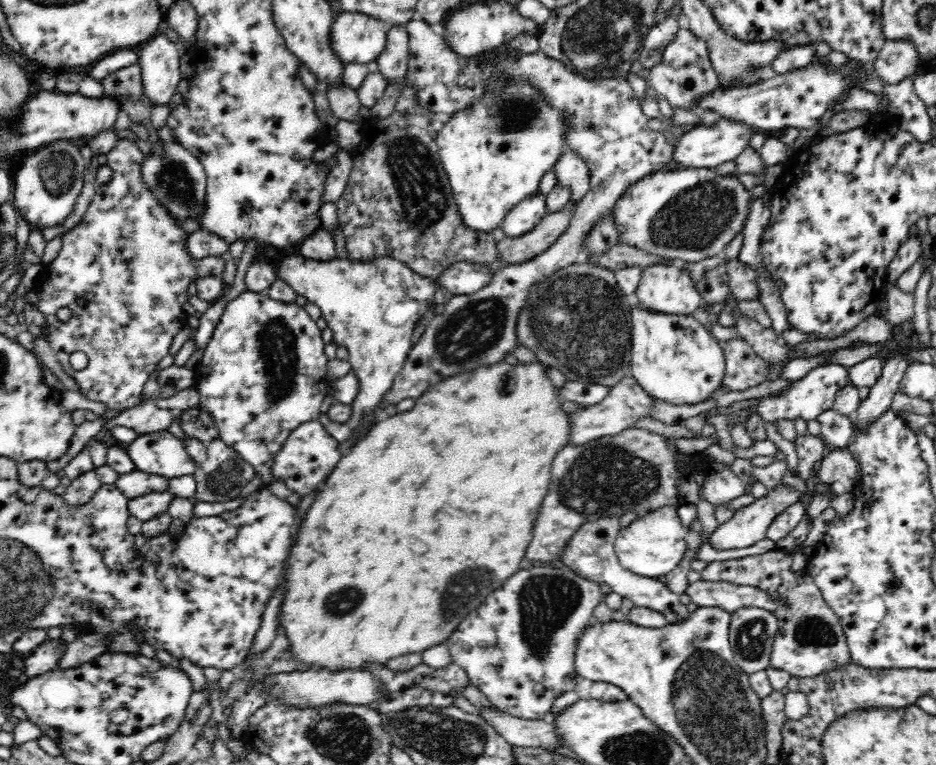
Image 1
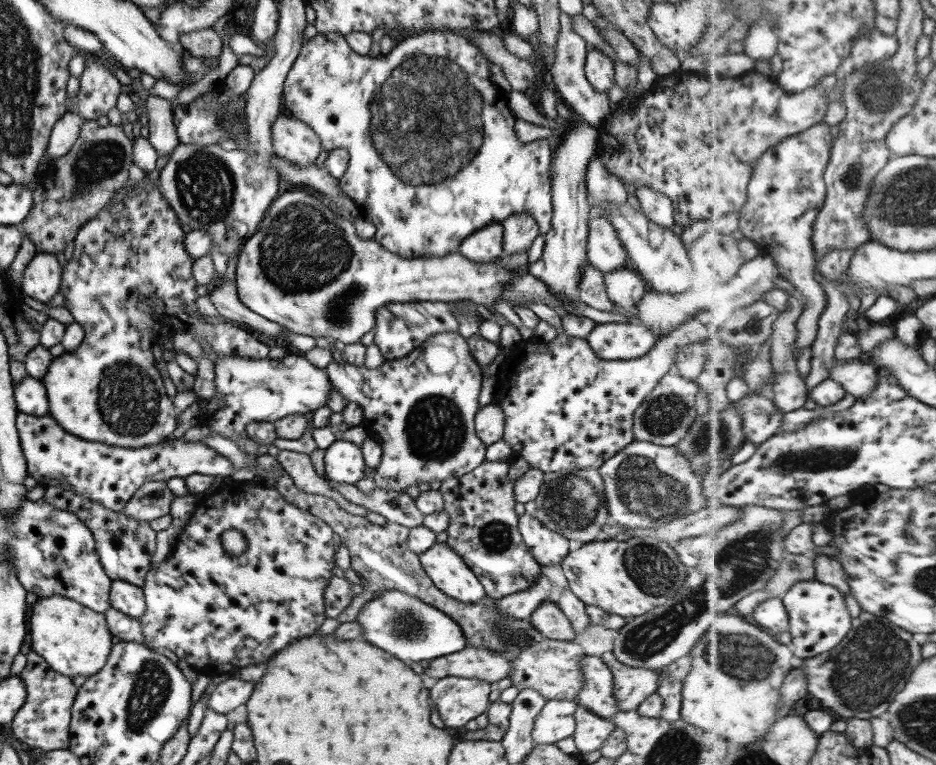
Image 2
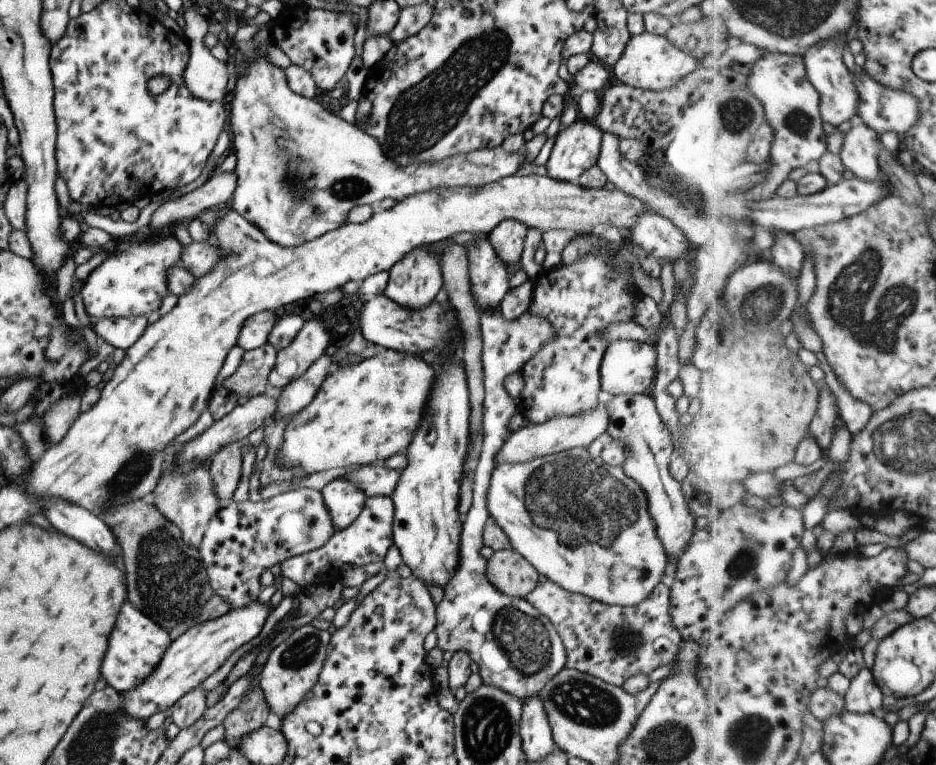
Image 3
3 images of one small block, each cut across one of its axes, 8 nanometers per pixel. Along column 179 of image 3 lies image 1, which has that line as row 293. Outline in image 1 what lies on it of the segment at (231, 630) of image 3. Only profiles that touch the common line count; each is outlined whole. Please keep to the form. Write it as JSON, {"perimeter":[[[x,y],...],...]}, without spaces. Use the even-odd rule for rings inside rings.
{"perimeter":[[[675,265],[642,269],[634,295],[637,307],[646,312],[692,315],[702,304],[689,274]]]}

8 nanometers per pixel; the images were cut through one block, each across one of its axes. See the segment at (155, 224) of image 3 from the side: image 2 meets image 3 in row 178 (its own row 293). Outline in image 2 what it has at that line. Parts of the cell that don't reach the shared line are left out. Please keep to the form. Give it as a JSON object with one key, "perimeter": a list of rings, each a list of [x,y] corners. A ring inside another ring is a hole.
{"perimeter":[[[231,254],[229,260],[227,260],[225,275],[222,278],[223,281],[221,284],[213,288],[210,292],[207,292],[211,304],[214,304],[219,317],[224,316],[237,326],[266,334],[273,338],[277,344],[285,347],[286,344],[282,340],[282,332],[284,330],[279,324],[270,322],[262,318],[262,316],[251,312],[238,301],[234,279],[236,255]]]}

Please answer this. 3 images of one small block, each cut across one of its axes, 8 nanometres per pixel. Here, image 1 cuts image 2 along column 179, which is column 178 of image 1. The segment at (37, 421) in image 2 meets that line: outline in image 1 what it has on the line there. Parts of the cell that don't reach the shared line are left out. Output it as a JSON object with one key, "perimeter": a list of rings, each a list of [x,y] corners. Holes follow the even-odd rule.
{"perimeter":[[[169,430],[141,434],[126,450],[136,470],[168,478],[193,475],[198,465]]]}

